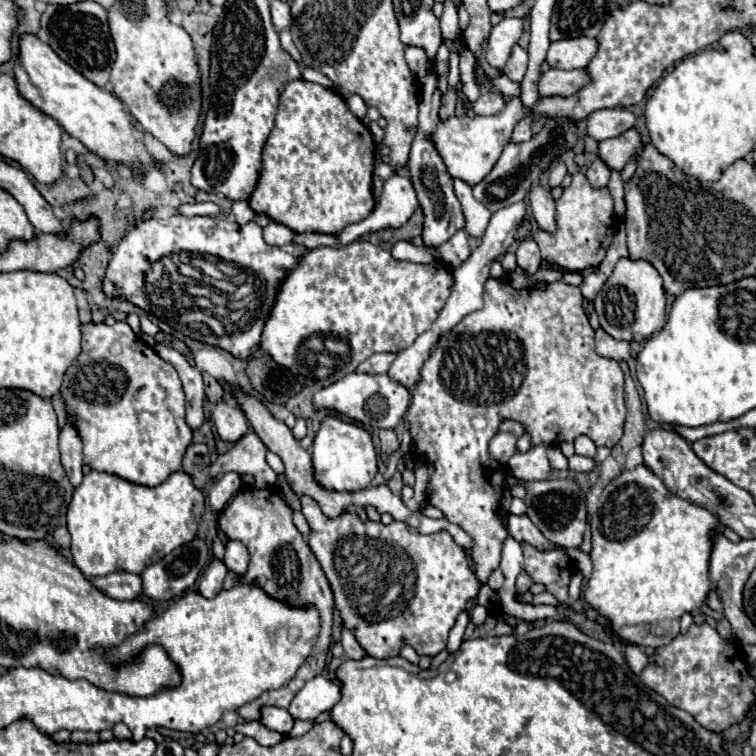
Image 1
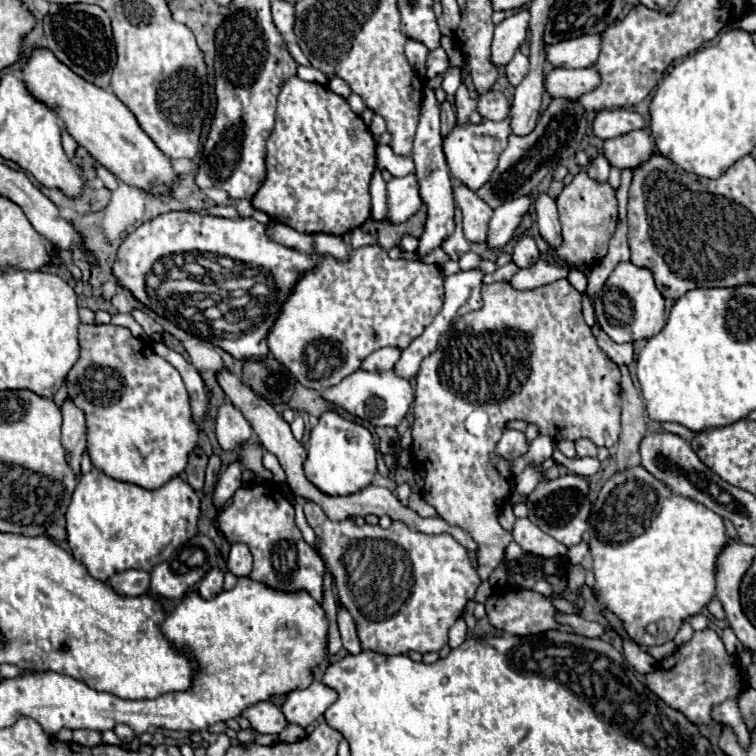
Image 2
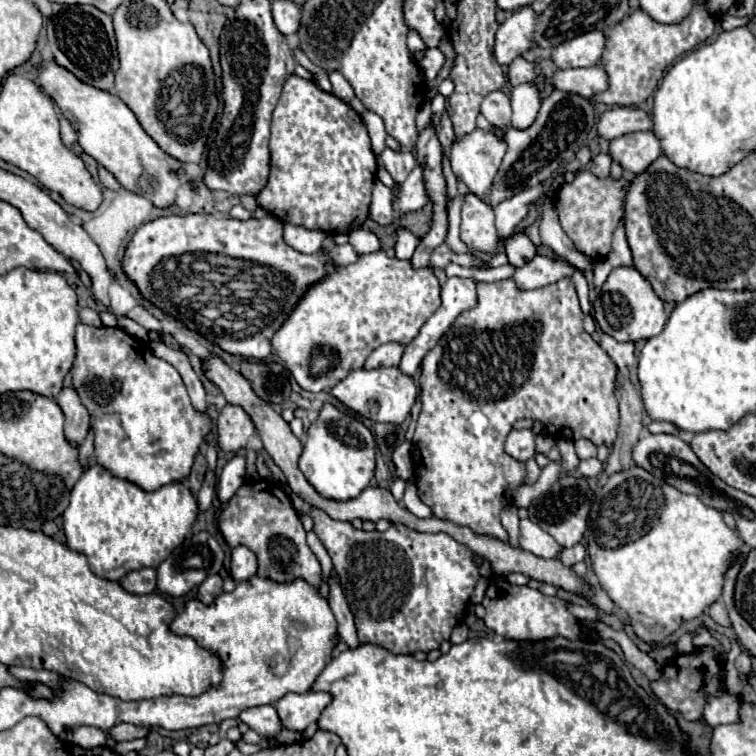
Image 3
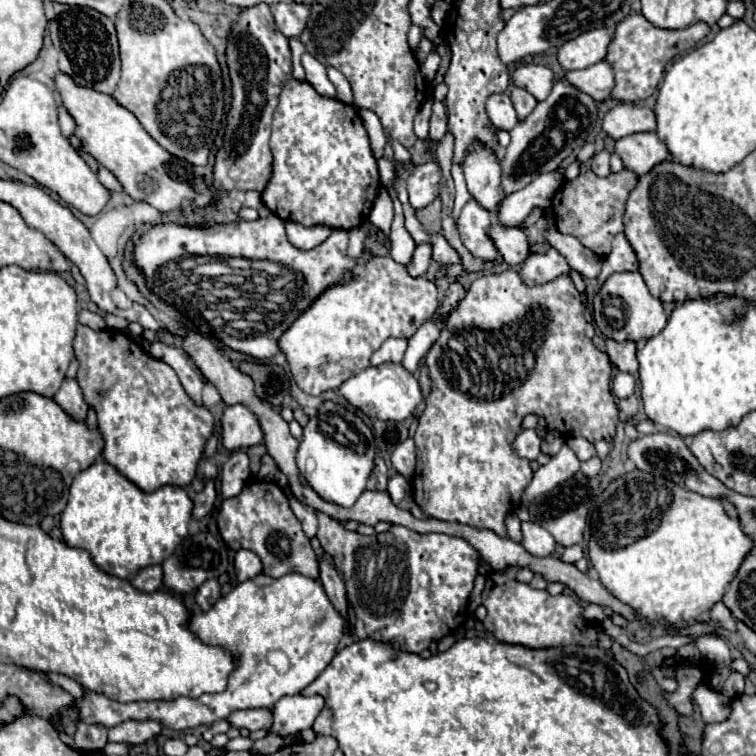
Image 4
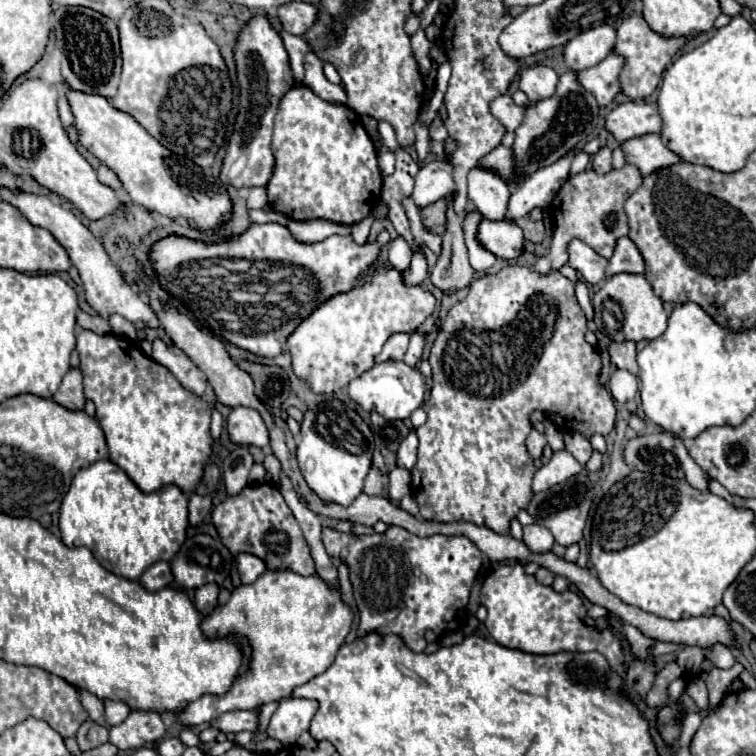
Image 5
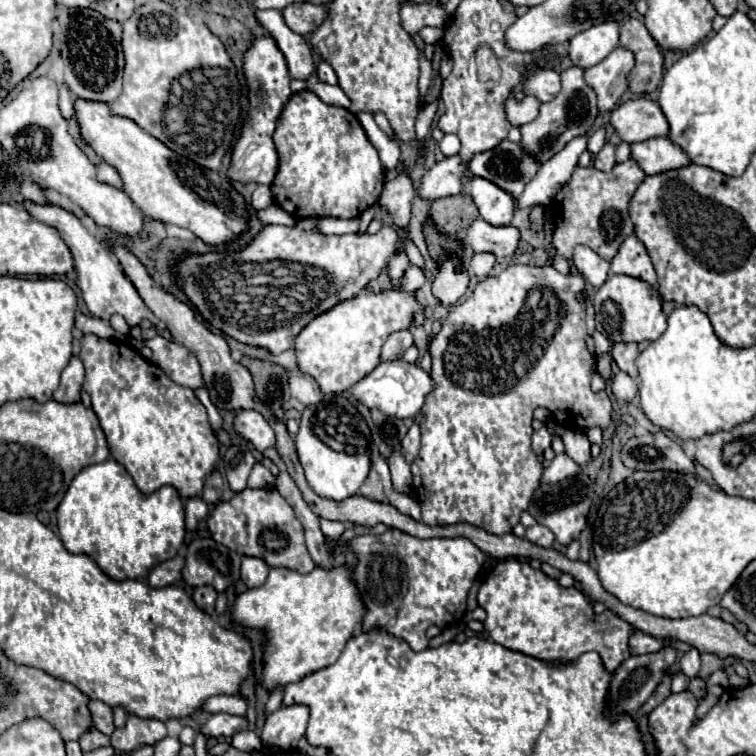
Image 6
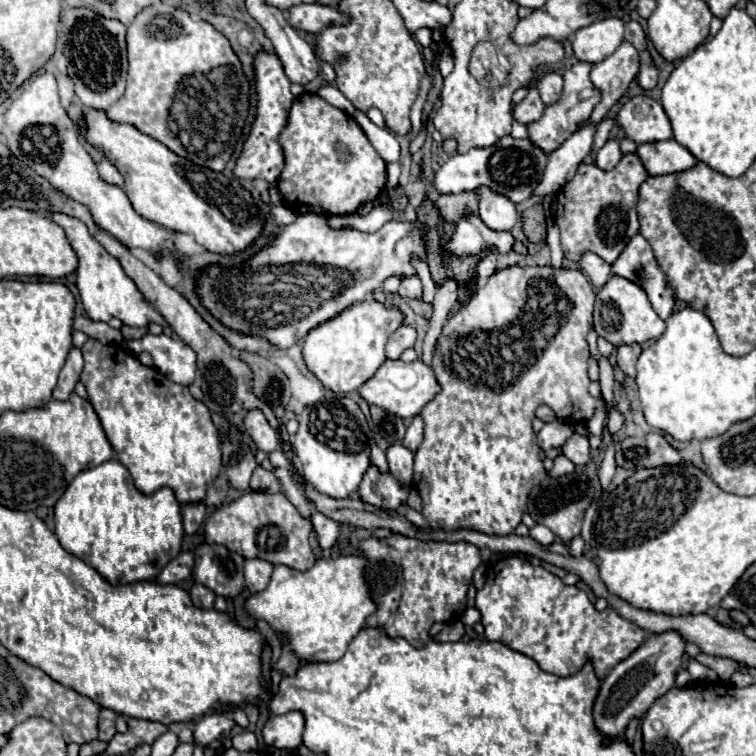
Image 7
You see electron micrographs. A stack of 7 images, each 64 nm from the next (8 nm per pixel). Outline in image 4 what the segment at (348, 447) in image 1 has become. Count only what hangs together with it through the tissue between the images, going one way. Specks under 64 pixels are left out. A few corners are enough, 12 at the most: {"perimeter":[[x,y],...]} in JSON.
{"perimeter":[[344,406],[304,426],[296,464],[318,496],[352,506],[376,444]]}

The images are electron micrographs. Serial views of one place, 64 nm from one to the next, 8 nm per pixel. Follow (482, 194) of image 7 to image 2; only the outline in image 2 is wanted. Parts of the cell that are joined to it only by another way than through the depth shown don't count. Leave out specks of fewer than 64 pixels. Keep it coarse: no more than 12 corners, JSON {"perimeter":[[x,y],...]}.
{"perimeter":[[498,122],[454,124],[442,138],[452,178],[478,190],[512,134]]}

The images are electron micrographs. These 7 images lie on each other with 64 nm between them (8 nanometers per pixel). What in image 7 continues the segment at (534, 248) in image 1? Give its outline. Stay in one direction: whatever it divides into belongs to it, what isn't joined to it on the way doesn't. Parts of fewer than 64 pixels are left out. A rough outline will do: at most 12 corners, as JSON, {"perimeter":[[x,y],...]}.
{"perimeter":[[478,216],[458,222],[442,252],[478,256],[512,252],[512,232],[492,230]]}

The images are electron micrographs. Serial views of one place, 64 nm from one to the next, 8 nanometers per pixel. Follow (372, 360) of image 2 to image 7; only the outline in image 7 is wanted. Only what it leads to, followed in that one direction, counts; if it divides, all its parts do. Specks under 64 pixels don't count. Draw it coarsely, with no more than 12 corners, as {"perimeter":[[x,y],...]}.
{"perimeter":[[400,326],[386,344],[386,356],[398,360],[416,342],[416,330]]}

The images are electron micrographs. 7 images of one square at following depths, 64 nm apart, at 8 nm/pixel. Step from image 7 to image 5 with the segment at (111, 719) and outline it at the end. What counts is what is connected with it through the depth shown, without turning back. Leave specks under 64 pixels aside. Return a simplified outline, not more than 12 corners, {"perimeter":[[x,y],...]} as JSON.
{"perimeter":[[76,688],[82,706],[94,722],[106,726],[104,708],[94,694]]}

